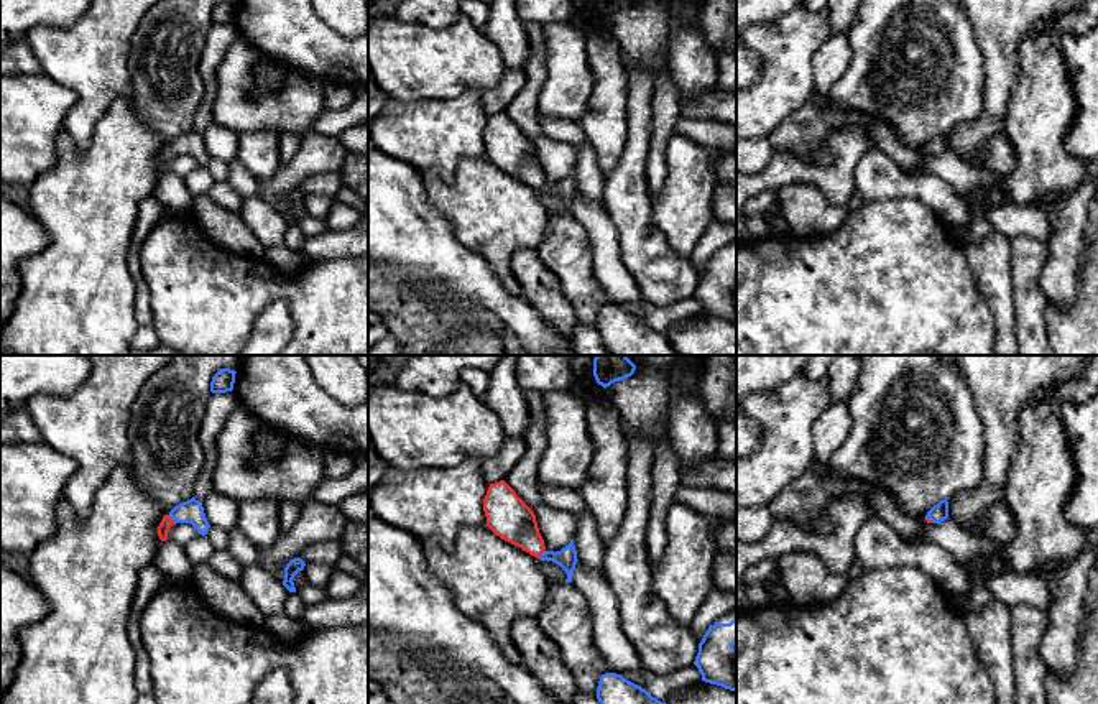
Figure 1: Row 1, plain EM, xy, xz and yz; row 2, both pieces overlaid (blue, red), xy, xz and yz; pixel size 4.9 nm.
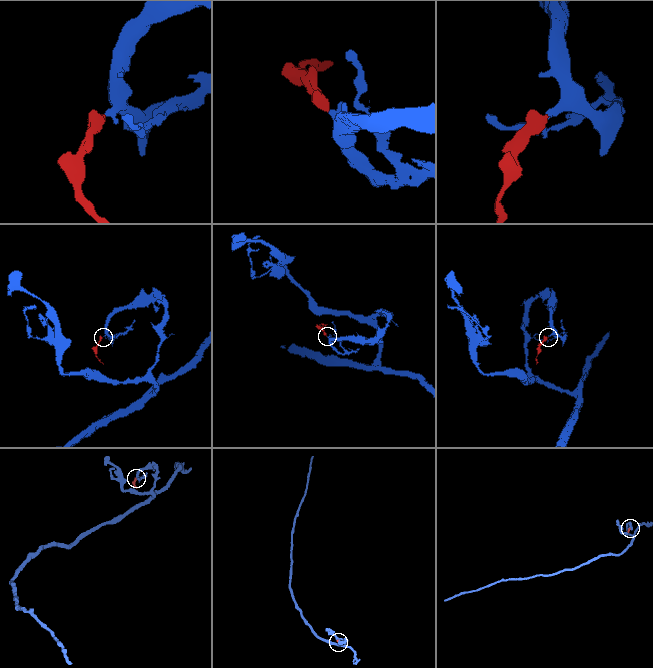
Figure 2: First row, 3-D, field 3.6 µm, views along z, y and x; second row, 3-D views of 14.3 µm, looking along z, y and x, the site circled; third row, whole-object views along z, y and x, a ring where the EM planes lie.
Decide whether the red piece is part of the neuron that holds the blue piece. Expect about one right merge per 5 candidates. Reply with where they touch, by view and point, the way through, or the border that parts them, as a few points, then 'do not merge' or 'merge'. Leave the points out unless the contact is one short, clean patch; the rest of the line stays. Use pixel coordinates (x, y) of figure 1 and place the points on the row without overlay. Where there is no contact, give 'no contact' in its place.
contact xy (173, 150); way xy (191, 143), (173, 150), (166, 153); merge

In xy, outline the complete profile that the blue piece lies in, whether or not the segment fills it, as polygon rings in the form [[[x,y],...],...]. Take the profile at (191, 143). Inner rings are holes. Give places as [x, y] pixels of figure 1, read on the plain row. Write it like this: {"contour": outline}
{"contour": [[[194,128],[176,137],[168,146],[163,148],[158,158],[158,168],[161,173],[168,171],[168,163],[176,155],[191,155],[202,168],[205,168],[210,160],[202,133],[196,132]]]}

